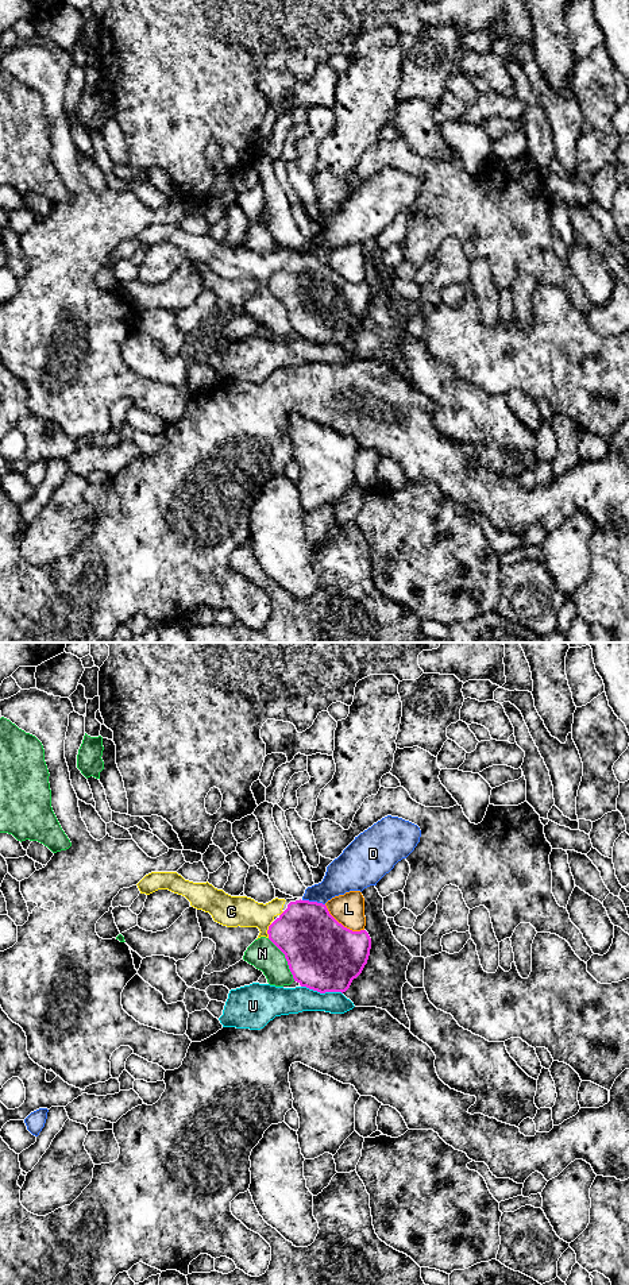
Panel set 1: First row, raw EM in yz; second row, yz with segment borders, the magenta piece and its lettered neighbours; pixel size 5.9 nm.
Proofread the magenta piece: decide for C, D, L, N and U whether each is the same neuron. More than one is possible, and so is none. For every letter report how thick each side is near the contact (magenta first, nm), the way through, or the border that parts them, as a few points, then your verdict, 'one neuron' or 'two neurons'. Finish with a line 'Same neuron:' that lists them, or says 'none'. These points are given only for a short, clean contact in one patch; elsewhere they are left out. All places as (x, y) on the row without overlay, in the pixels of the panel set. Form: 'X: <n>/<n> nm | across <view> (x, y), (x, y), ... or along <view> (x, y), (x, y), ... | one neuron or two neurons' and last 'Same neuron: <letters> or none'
C: 360/190 nm | across yz (308, 288), (267, 282), (251, 266), (231, 263) | one neuron
D: 380/220 nm | two neurons
L: 420/190 nm | two neurons
N: 420/180 nm | two neurons
U: 420/160 nm | two neurons
Same neuron: C

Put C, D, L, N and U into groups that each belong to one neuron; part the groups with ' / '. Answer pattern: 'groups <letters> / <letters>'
groups C / D / L / N / U

